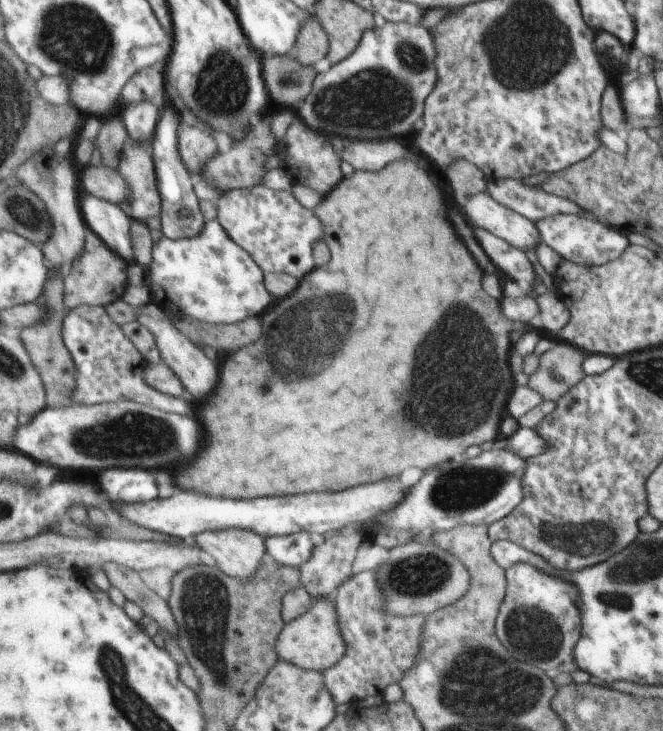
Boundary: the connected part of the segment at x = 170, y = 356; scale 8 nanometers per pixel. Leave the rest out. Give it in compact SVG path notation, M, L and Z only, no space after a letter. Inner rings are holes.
M154 300L152 304L140 306L141 317L138 321L142 321L147 327L150 327L157 336L164 362L176 371L176 374L183 380L186 388L194 394L194 398L198 400L206 400L214 386L218 384L218 368L212 362L212 358L206 356L204 349L201 349L188 335L185 335L176 325L172 324L172 320L162 311L162 303Z

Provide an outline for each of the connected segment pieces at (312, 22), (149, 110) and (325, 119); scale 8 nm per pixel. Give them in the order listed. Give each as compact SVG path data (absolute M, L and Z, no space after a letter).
M310 13L307 23L304 23L297 38L296 60L302 65L312 66L318 60L326 57L330 48L330 37L317 16Z
M152 102L144 104L130 104L126 112L121 112L124 116L126 126L130 134L136 140L150 140L156 134L158 122L160 122L160 110Z
M386 21L383 26L376 26L364 32L362 42L356 51L340 63L333 64L323 73L318 73L313 80L313 89L300 103L296 113L314 130L326 137L341 137L346 141L356 140L396 140L396 136L412 136L416 124L424 120L426 98L436 86L435 58L438 48L434 48L434 38L430 29L420 23Z

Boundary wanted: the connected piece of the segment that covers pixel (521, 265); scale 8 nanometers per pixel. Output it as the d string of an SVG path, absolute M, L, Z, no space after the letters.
M473 227L474 234L484 248L484 252L490 256L490 260L498 266L500 272L504 272L513 281L522 282L528 280L530 284L536 280L532 262L526 258L524 251L512 246L503 238L484 230L482 227Z

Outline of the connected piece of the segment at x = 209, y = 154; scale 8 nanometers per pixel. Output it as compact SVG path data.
M186 112L179 137L183 159L190 172L199 179L217 152L218 142L212 128L206 126L204 120L194 112Z

